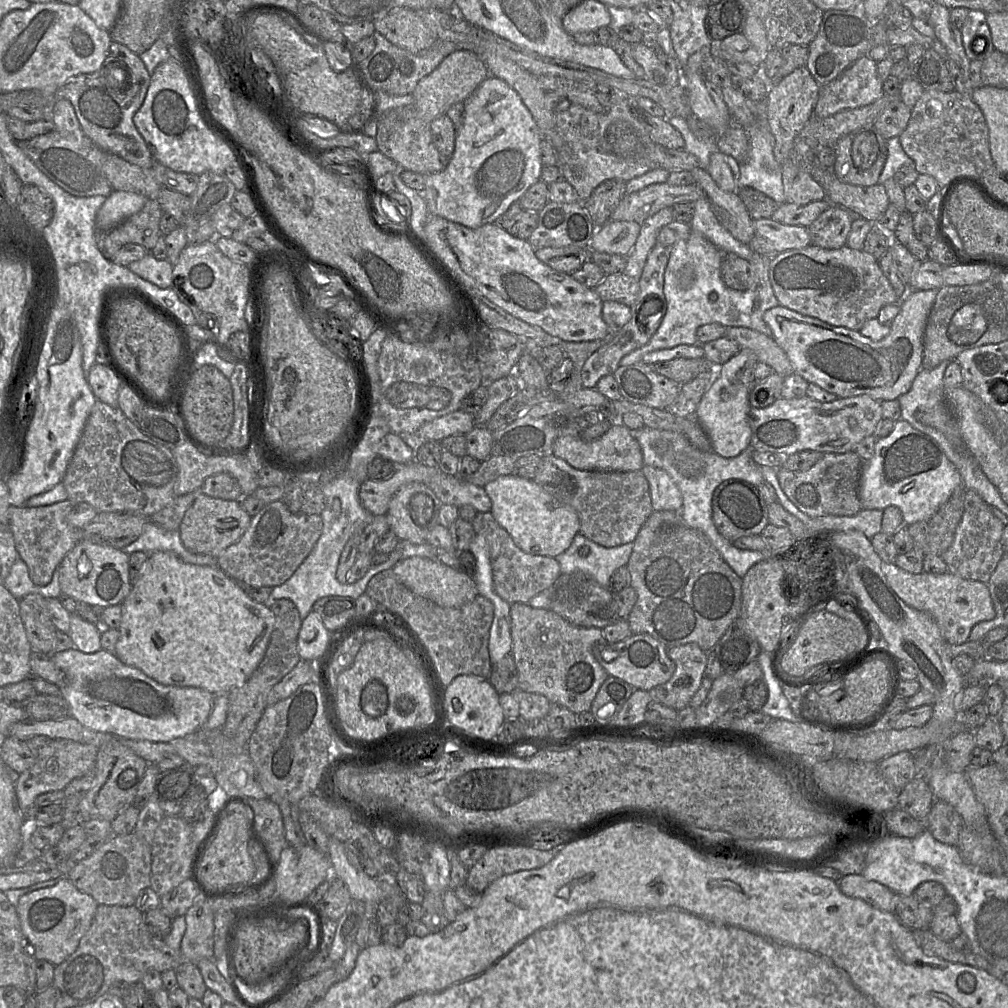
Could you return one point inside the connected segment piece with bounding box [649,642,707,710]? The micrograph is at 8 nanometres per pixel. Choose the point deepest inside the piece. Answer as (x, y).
(690, 660)

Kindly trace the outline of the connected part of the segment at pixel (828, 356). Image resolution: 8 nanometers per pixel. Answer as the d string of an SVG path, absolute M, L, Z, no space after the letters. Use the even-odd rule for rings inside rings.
M910 290L899 302L900 311L890 325L889 334L879 341L781 305L767 310L763 319L772 331L772 338L787 354L795 373L808 383L818 385L837 398L867 395L883 402L908 392L922 368L924 331L938 291Z

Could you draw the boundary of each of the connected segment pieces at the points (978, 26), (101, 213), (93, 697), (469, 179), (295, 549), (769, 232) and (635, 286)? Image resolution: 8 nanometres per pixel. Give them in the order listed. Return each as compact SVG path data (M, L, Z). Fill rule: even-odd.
M970 10L960 31L963 46L969 60L980 60L983 62L996 50L987 23L987 13L984 11ZM978 37L984 37L987 40L985 51L982 53L975 53L972 47L974 40Z
M113 190L96 214L97 229L110 230L129 216L139 212L147 200L141 194Z
M73 647L53 653L52 659L65 674L65 684L60 686L60 695L68 703L71 716L83 726L98 732L132 740L170 742L198 731L207 721L213 708L215 695L209 691L196 687L163 685L140 669L122 663L115 653L102 649L94 653L84 653Z
M488 75L464 101L464 119L456 131L455 149L448 166L441 172L424 174L425 188L418 192L425 199L428 212L472 229L495 223L512 203L540 180L542 138L518 93L504 80Z
M281 500L266 504L256 515L241 538L228 546L217 557L217 566L229 577L243 586L275 587L286 582L313 549L323 529L320 515L294 514Z
M763 218L754 220L754 229L755 235L759 235L772 243L776 253L811 245L808 227L785 225L771 218Z
M624 273L606 275L594 288L602 301L615 301L631 306L639 294L639 280Z

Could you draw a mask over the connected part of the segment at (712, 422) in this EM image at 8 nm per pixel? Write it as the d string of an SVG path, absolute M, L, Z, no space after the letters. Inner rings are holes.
M741 349L727 362L717 366L714 369L714 381L696 409L695 418L707 434L712 451L724 458L734 458L750 446L749 395L754 386L754 369L758 362L753 351Z

